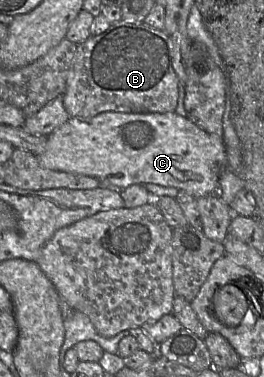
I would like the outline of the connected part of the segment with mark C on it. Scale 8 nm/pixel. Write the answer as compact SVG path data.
M103 112L92 118L70 117L47 137L44 153L36 156L42 167L94 177L100 182L109 182L122 190L130 185L151 183L176 188L197 199L218 192L220 175L227 168L223 137L205 132L188 117L175 112Z

